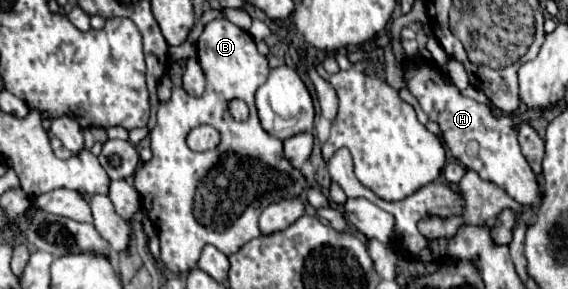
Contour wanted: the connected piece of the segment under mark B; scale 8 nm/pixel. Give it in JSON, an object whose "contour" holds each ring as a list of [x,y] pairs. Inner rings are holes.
{"contour":[[[226,17],[210,21],[198,39],[198,63],[206,75],[204,95],[192,97],[192,95],[186,95],[184,89],[176,89],[176,87],[172,89],[172,99],[160,105],[158,125],[150,131],[150,147],[154,157],[148,163],[140,165],[140,169],[134,175],[134,185],[140,193],[142,209],[154,223],[160,237],[162,261],[166,263],[168,269],[176,273],[192,271],[198,263],[198,257],[204,245],[208,243],[220,249],[226,257],[234,255],[244,243],[260,235],[260,229],[258,229],[260,211],[256,209],[260,209],[262,203],[294,199],[306,187],[306,179],[300,173],[300,169],[292,167],[292,163],[288,163],[288,159],[284,157],[282,141],[270,135],[268,131],[264,131],[258,121],[254,93],[266,81],[270,67],[268,67],[268,59],[258,53],[250,33],[236,27]],[[234,99],[246,101],[250,109],[250,117],[246,121],[236,121],[230,115],[230,101]],[[198,125],[212,125],[214,129],[218,129],[220,145],[216,149],[204,151],[204,153],[194,153],[192,149],[188,149],[186,133]]]}

